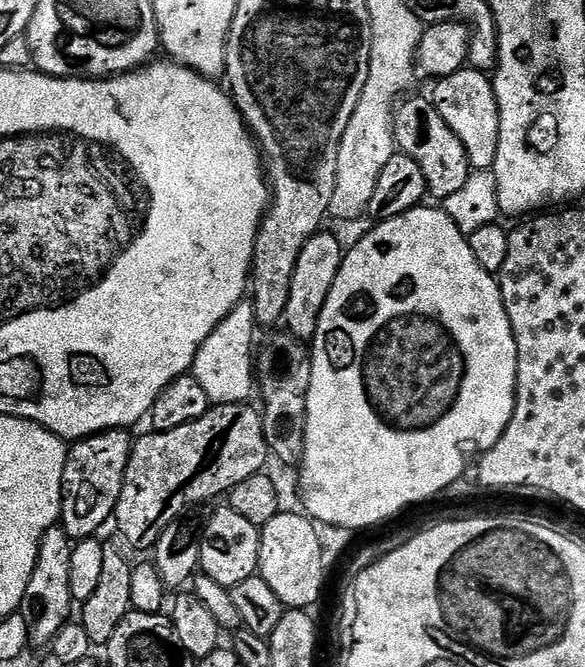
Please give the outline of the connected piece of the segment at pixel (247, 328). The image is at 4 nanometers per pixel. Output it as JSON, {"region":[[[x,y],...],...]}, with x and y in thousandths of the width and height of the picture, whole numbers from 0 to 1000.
{"region":[[[409,454],[362,493],[337,522],[325,555],[357,604],[409,606],[422,601],[434,585],[431,523],[438,498],[436,475],[419,454]]]}

